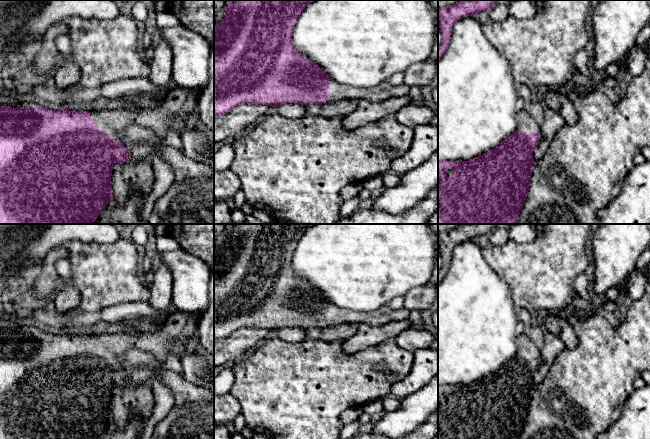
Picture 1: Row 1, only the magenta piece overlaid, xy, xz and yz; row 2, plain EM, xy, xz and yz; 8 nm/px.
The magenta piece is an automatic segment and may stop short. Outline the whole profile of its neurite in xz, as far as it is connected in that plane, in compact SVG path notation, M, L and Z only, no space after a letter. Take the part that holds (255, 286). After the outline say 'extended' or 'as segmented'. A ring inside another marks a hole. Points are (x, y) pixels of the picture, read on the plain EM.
M233 224L225 233L224 243L214 250L214 341L225 339L241 328L263 328L270 330L278 330L287 327L298 327L302 329L322 328L326 326L335 326L341 324L359 324L365 323L368 326L380 327L391 322L403 322L409 319L410 311L406 308L398 310L391 309L388 305L384 305L374 311L359 312L351 309L345 309L331 303L326 296L317 288L298 277L292 268L293 253L296 249L298 241L301 239L305 231L315 224Z; extended

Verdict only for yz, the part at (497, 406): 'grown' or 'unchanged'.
grown

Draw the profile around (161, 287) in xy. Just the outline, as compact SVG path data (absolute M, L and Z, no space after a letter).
M161 262L154 271L150 292L148 303L159 312L161 318L166 316L172 303L172 275L167 264Z

